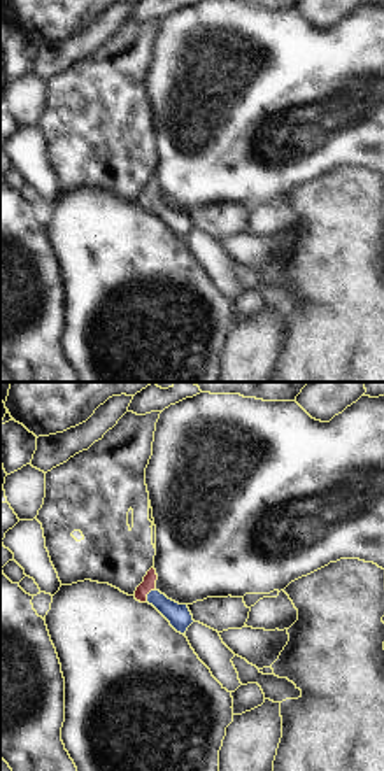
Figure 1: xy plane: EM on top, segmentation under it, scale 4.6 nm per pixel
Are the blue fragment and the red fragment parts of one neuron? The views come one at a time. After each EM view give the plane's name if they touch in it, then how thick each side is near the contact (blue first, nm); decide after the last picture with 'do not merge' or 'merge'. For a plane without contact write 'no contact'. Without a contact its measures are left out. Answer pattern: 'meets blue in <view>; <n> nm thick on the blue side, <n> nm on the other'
meets blue in xy; 110 nm thick on the blue side, 60 nm on the other

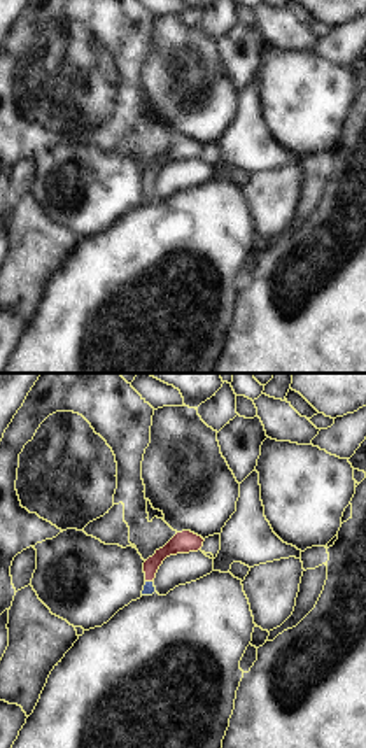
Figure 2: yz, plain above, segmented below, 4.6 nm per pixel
meets blue in yz; 60 nm thick on the blue side, 100 nm on the other

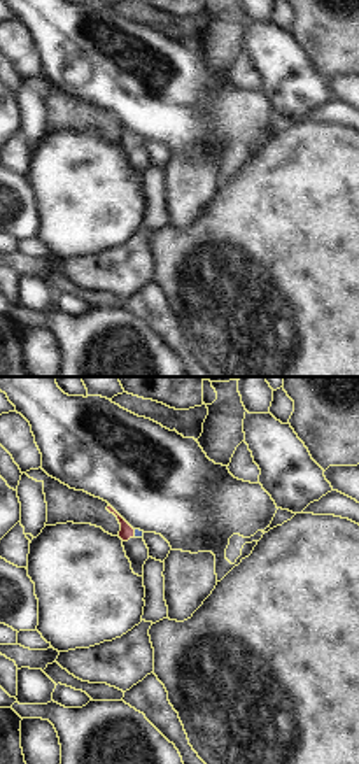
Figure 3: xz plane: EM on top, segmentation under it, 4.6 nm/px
meets blue in xz; 40 nm thick on the blue side, 70 nm on the other

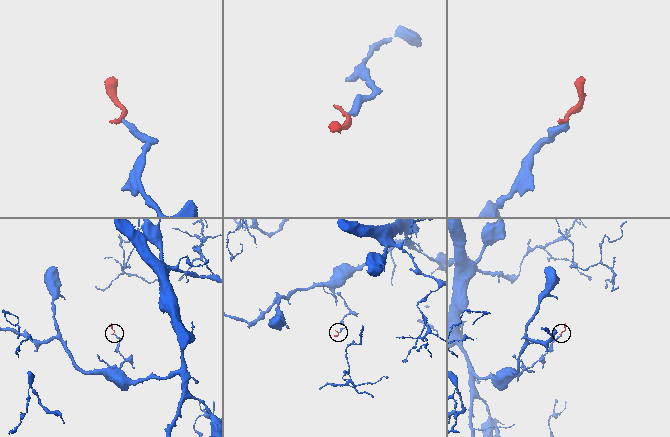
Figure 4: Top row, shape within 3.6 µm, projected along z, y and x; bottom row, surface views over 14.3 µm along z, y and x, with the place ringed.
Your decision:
merge

